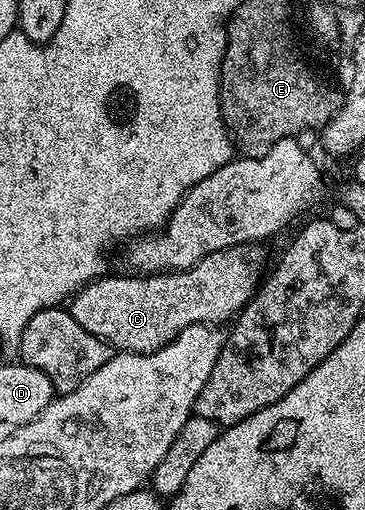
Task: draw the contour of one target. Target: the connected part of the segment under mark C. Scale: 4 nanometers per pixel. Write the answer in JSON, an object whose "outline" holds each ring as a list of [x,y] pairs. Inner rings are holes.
{"outline":[[[246,244],[216,250],[191,268],[164,274],[129,276],[133,278],[102,276],[73,295],[67,309],[91,336],[99,336],[114,351],[150,354],[173,342],[191,324],[225,324],[236,319],[257,293],[261,265],[265,262],[261,249],[260,245]]]}

